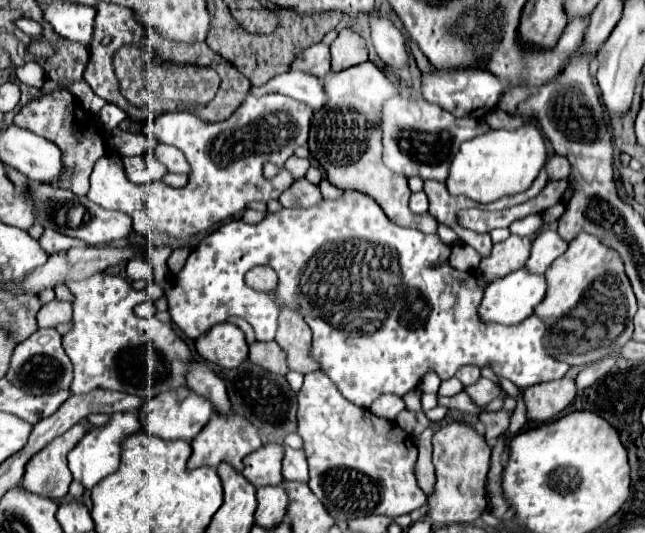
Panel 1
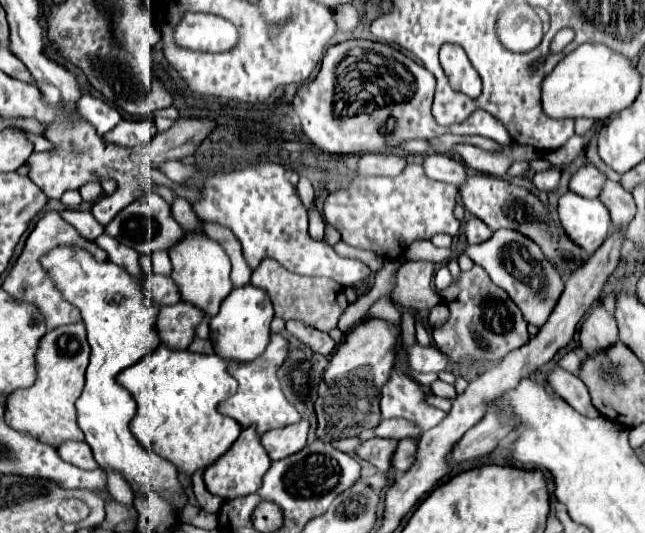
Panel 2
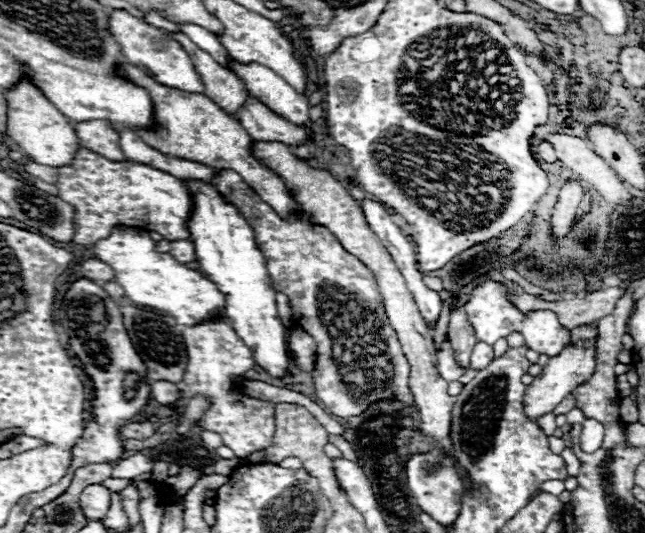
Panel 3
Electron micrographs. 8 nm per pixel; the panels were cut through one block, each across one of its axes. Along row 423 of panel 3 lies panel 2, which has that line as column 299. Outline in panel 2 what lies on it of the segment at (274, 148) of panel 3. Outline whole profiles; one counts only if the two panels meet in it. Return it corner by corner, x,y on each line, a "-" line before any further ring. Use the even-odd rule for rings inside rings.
300,420
292,426
270,430
268,434
262,436
262,446
266,448
266,452
272,460
282,460
286,456
300,452
306,446
308,430
310,430
308,420

